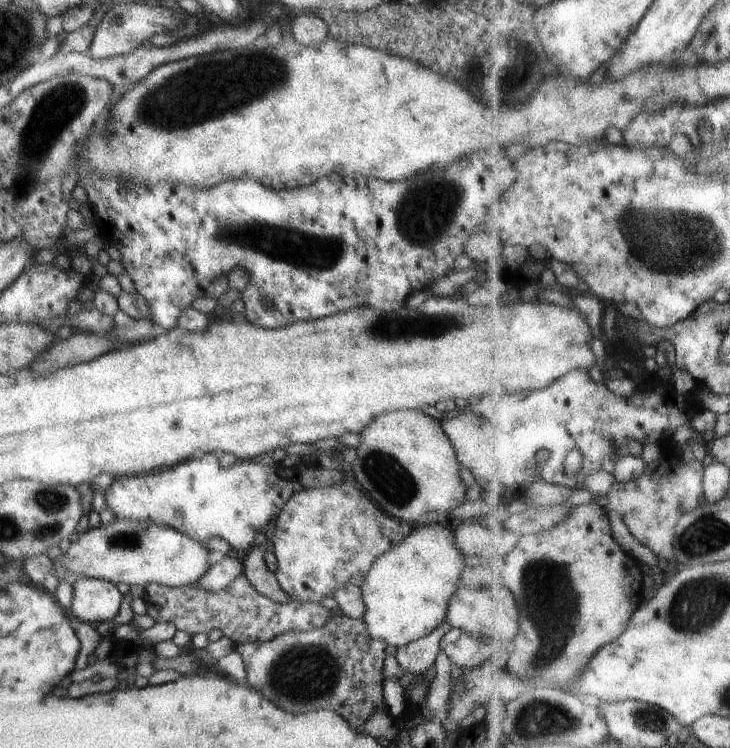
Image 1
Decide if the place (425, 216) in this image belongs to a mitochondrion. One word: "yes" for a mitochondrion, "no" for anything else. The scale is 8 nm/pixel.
yes

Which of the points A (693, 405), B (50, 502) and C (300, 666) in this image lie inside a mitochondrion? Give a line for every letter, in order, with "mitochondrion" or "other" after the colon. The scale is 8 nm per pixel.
A: other
B: mitochondrion
C: mitochondrion

